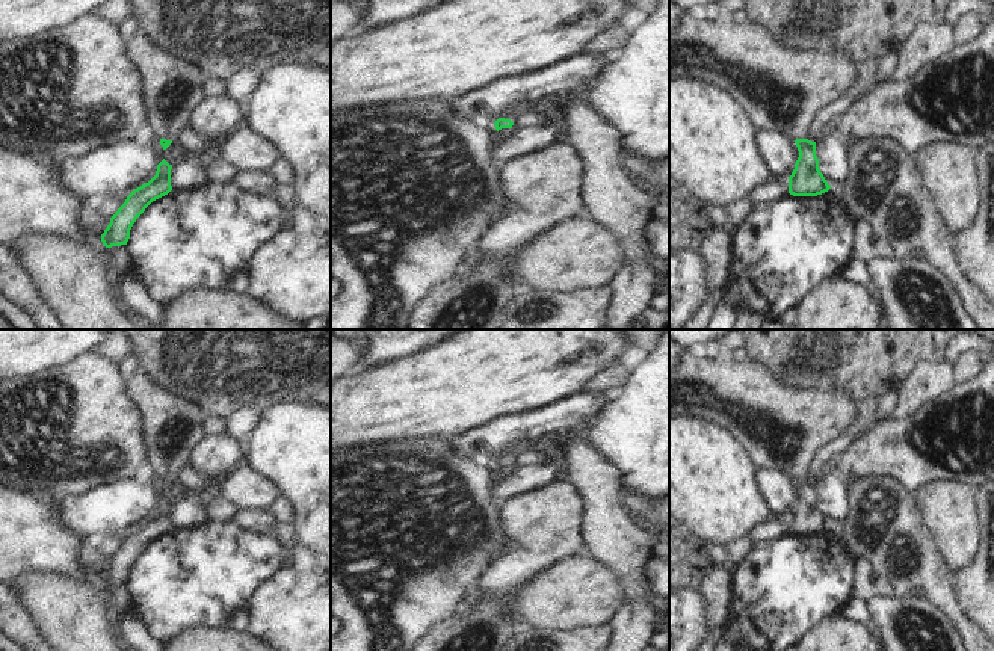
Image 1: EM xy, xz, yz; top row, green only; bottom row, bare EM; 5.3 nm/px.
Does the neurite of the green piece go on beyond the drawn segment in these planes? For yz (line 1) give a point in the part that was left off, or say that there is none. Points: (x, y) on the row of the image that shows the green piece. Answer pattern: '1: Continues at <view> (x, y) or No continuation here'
1: Continues at yz (780, 86)

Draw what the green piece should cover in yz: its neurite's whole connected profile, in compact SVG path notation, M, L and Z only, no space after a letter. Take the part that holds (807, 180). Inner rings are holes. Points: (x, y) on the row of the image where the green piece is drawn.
M687 14L684 23L669 35L669 79L690 77L713 82L740 101L757 130L776 130L795 140L799 157L789 177L789 193L793 196L817 196L831 189L819 169L816 142L807 139L807 131L816 110L838 98L855 82L857 63L858 59L841 44L829 48L796 47L778 39L754 20L737 23L724 17L705 20Z

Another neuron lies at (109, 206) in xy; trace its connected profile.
M130 193L109 195L104 199L101 199L100 202L97 202L97 207L101 213L112 218L118 211L118 208L125 202L128 195Z

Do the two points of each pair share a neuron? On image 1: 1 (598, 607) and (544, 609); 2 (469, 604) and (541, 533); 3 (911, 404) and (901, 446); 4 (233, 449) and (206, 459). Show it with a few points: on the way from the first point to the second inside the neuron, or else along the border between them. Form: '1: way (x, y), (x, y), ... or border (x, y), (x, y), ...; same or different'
1: way (585, 607), (558, 607); same
2: border (488, 592), (488, 597), (469, 612), (456, 612); different
3: border (938, 398), (873, 426); different
4: way (227, 452), (212, 458); same

